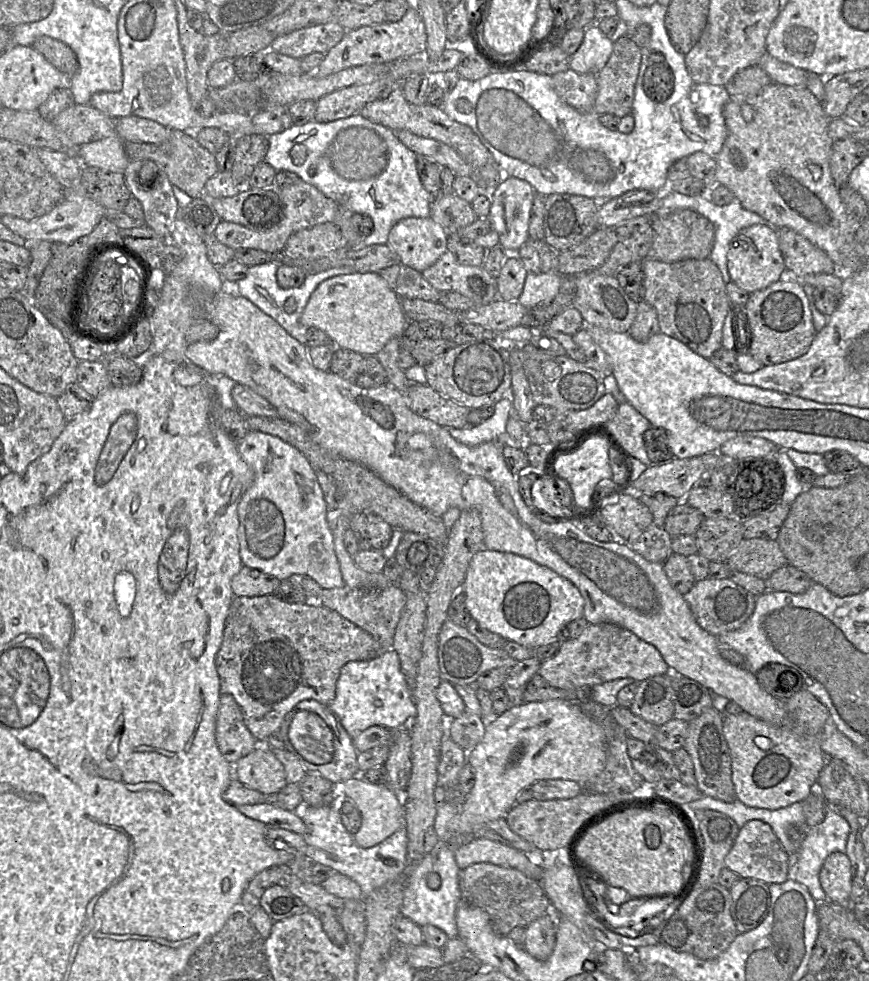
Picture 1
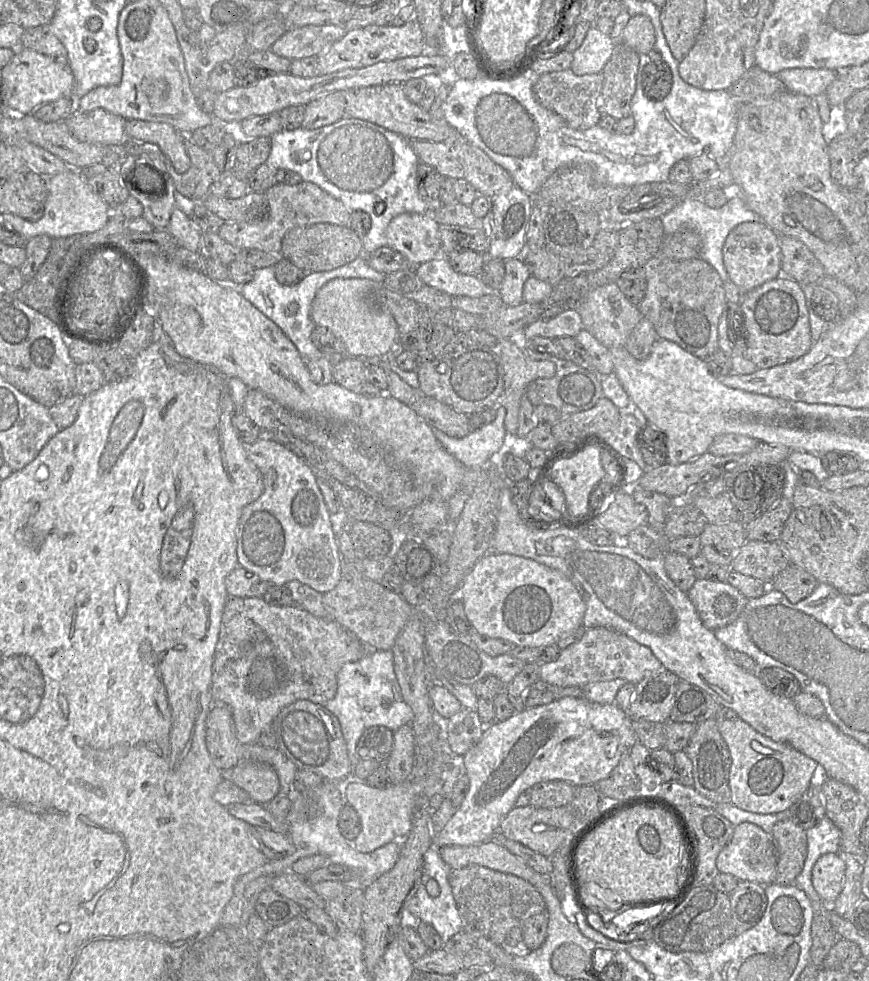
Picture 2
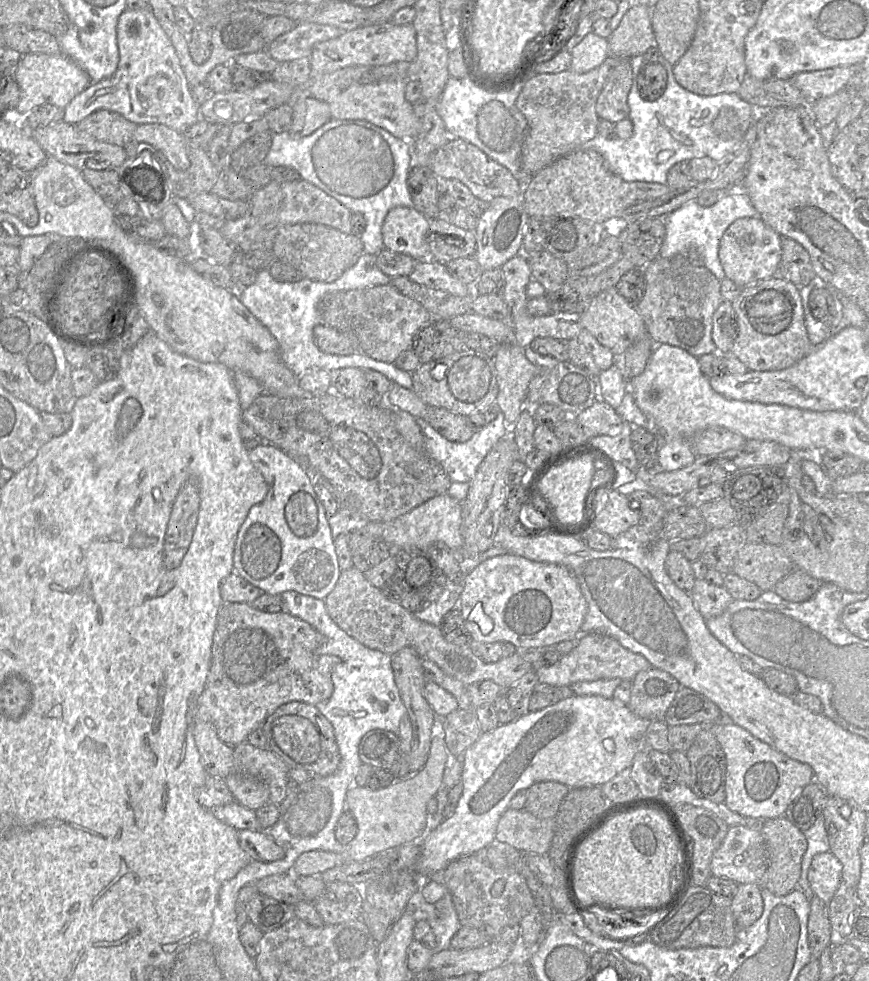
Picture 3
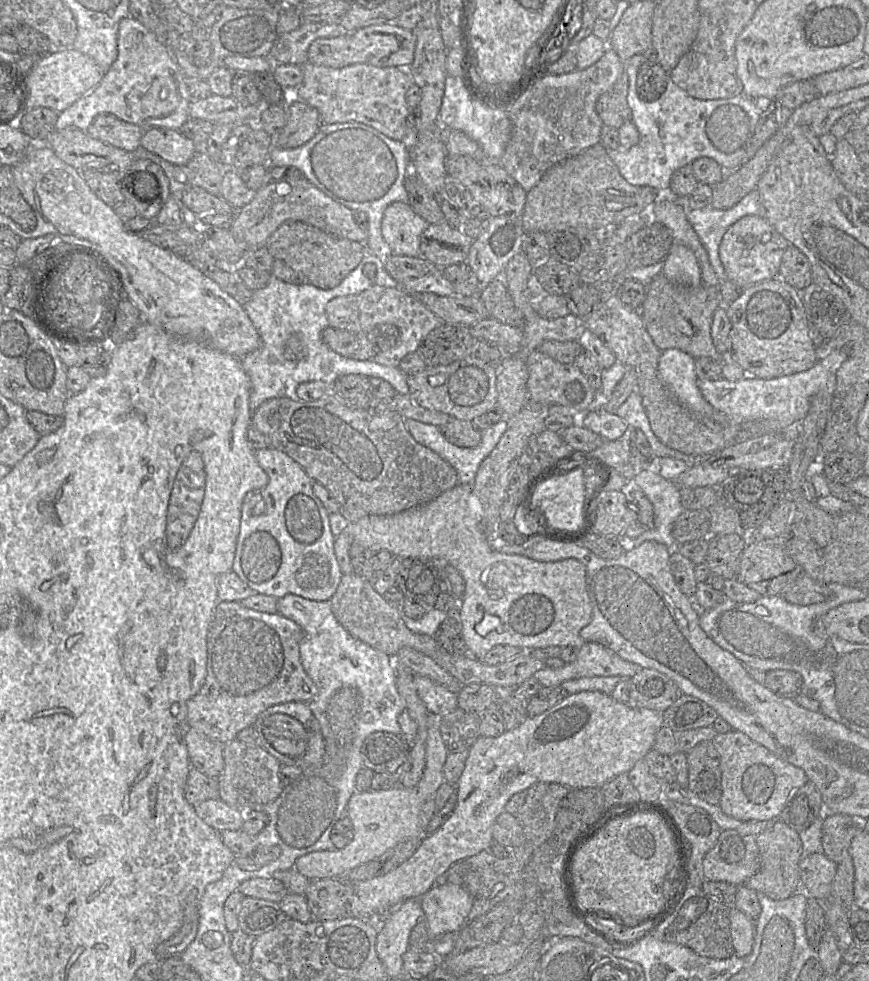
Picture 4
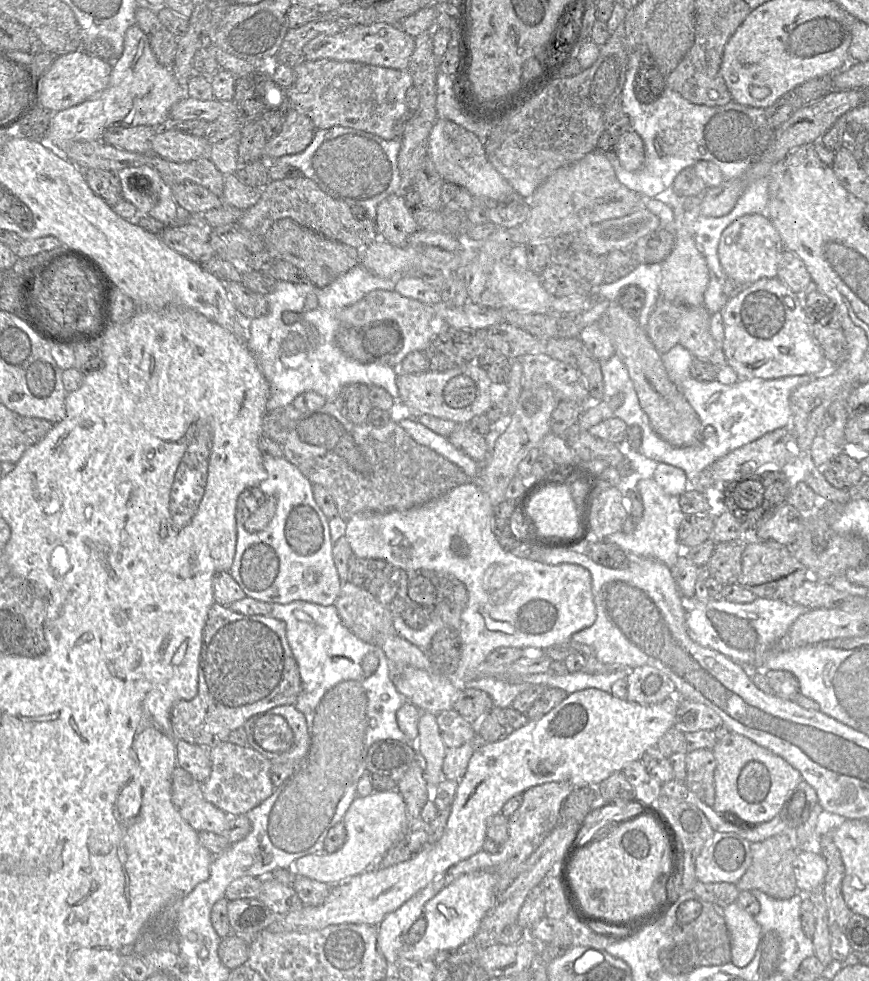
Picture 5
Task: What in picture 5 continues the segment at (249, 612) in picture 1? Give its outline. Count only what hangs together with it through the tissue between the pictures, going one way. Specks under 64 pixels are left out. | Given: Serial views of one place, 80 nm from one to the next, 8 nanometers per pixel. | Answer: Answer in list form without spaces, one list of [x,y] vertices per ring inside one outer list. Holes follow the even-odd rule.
[[[216,602],[211,606],[203,630],[203,643],[198,669],[198,694],[191,700],[179,700],[170,713],[177,739],[203,747],[213,747],[227,741],[232,731],[243,727],[247,720],[278,706],[294,705],[301,690],[297,662],[286,637],[281,620],[263,615],[246,615]]]

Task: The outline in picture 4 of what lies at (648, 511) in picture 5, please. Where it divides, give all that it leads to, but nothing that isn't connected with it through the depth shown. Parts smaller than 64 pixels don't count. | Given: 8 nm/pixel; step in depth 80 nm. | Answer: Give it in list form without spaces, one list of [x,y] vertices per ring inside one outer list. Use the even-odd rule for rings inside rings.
[[[648,470],[641,471],[633,479],[653,505],[654,526],[636,539],[617,536],[621,546],[626,551],[644,541],[656,541],[673,550],[676,545],[672,537],[672,525],[684,510],[680,500],[681,489],[673,481]]]

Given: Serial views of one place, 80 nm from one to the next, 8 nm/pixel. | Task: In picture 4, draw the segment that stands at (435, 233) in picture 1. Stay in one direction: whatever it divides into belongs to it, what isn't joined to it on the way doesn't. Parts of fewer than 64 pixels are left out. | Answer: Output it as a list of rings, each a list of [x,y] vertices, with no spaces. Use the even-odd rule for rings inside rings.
[[[396,201],[384,210],[381,230],[393,254],[417,257],[421,256],[421,236],[428,225],[408,202]]]

